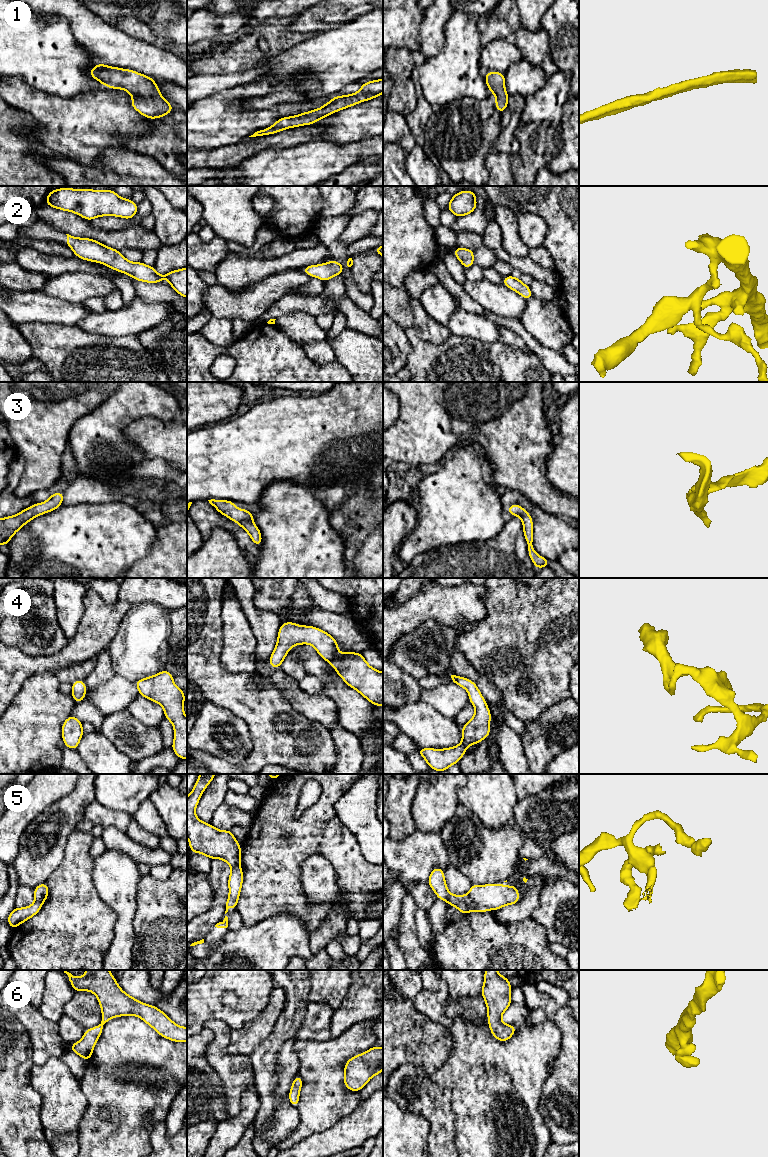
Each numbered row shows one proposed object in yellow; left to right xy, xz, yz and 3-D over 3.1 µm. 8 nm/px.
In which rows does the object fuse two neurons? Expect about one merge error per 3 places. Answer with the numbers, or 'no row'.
no row

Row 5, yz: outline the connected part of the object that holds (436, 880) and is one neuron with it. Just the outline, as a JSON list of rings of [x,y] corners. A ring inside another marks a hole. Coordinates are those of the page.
[[[435,867],[430,872],[428,884],[438,899],[456,907],[462,914],[468,914],[472,911],[498,910],[506,905],[520,902],[519,891],[514,885],[472,884],[467,895],[453,895],[447,889],[444,870],[439,867]]]

